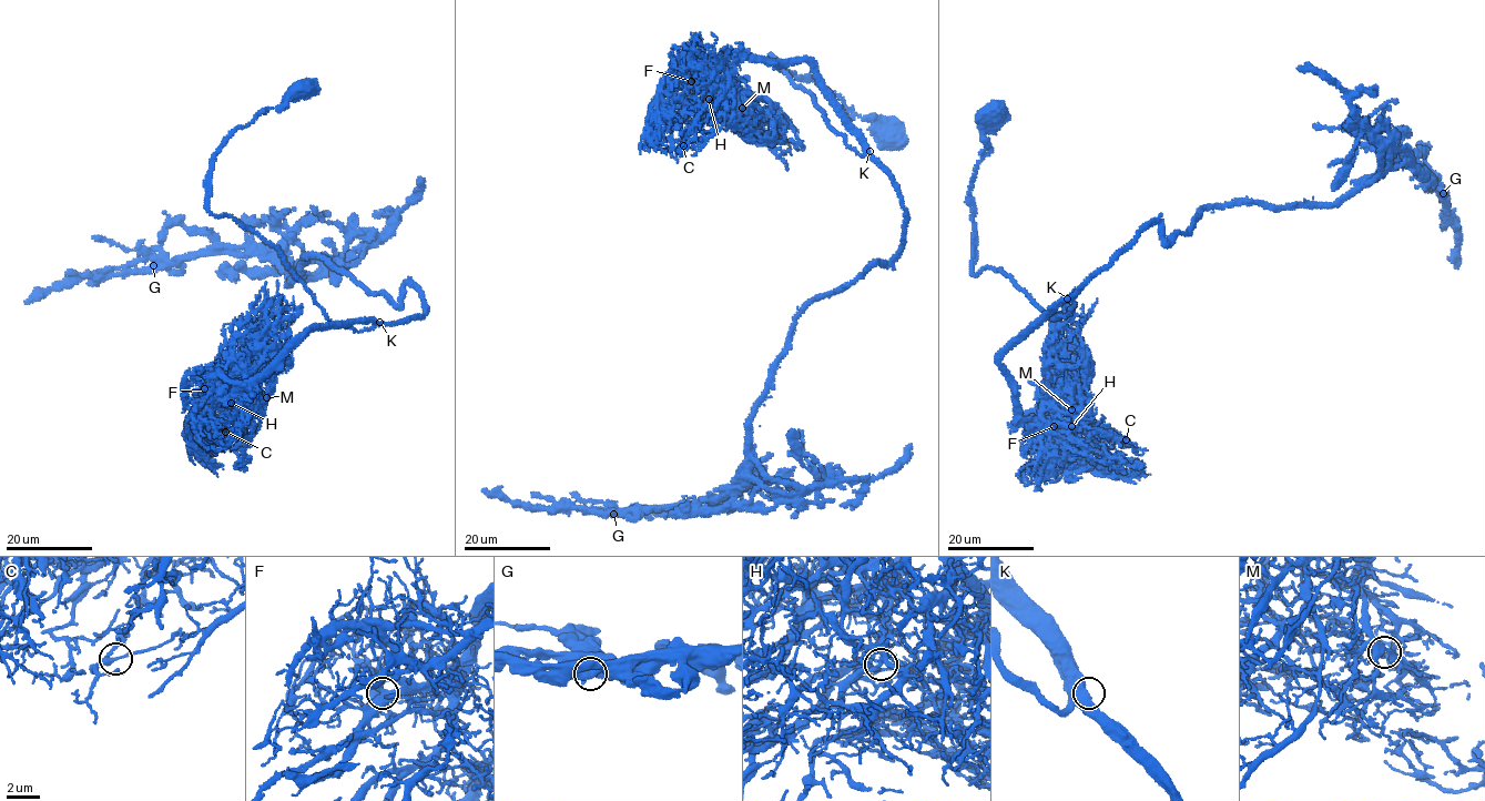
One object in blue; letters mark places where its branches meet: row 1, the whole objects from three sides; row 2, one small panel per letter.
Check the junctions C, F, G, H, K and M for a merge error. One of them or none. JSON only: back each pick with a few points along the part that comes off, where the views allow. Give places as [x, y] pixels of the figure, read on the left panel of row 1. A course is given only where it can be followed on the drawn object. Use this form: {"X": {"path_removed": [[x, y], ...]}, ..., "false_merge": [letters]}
{"G": {"path_removed": [[153, 265], [255, 245], [270, 246], [292, 270], [332, 269], [375, 242], [414, 203], [421, 180]]}, "false_merge": ["G"]}

